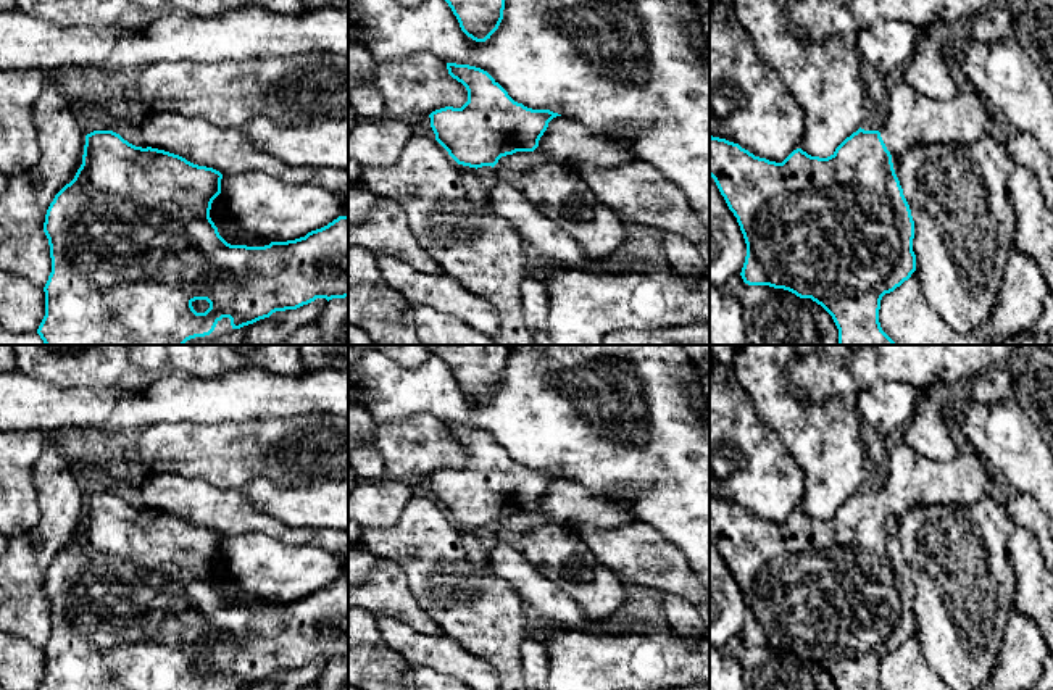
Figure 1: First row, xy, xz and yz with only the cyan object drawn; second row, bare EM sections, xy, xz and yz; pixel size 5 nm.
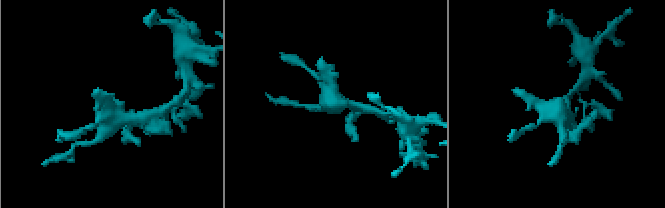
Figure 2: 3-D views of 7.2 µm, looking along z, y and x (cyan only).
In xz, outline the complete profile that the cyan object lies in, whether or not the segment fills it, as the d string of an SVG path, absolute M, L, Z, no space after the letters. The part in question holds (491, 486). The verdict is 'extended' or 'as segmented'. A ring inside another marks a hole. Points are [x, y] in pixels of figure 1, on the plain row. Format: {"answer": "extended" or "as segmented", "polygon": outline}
{"answer": "extended", "polygon": "M447 424L448 435L461 443L468 451L468 463L461 469L445 468L429 476L431 488L435 495L435 501L448 513L448 516L458 524L468 561L481 569L489 567L489 553L482 548L477 529L495 527L502 518L513 516L516 513L534 513L539 508L539 501L548 488L548 484L561 477L550 471L532 471L522 464L514 463L508 453L484 430Z"}

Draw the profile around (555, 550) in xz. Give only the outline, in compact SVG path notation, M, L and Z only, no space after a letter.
M543 524L522 534L524 558L593 619L619 613L626 584L579 538L576 526Z

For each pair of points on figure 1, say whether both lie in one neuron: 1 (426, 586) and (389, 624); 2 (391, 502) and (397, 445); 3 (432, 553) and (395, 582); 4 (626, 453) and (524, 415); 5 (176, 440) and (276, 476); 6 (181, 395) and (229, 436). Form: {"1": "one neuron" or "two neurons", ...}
{"1": "two neurons", "2": "two neurons", "3": "two neurons", "4": "one neuron", "5": "one neuron", "6": "two neurons"}

